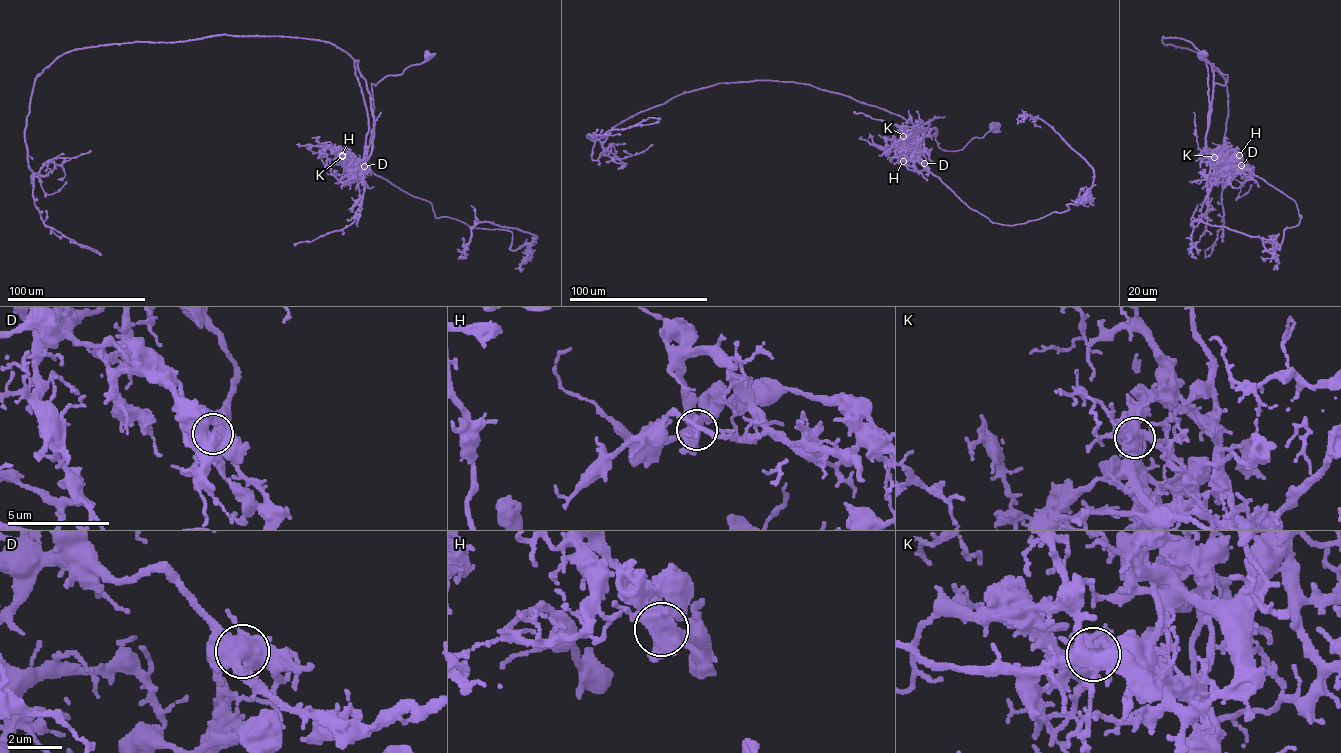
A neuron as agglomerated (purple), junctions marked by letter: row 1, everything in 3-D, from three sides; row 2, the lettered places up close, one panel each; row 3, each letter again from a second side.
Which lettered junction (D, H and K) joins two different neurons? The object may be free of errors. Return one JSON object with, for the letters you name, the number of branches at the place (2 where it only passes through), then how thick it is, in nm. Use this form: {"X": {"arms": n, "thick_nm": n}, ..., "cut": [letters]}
{"K": {"arms": 7, "thick_nm": 700}, "cut": ["K"]}

